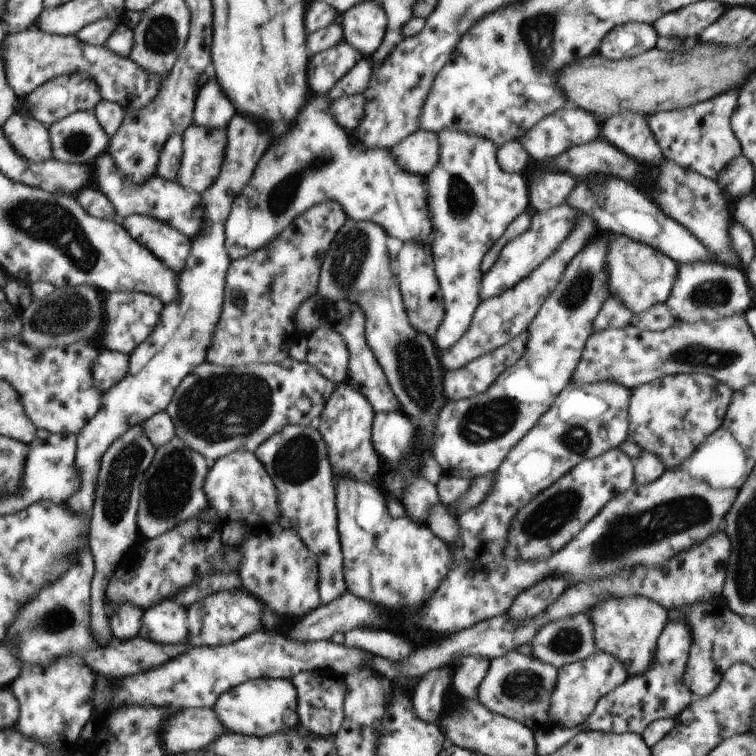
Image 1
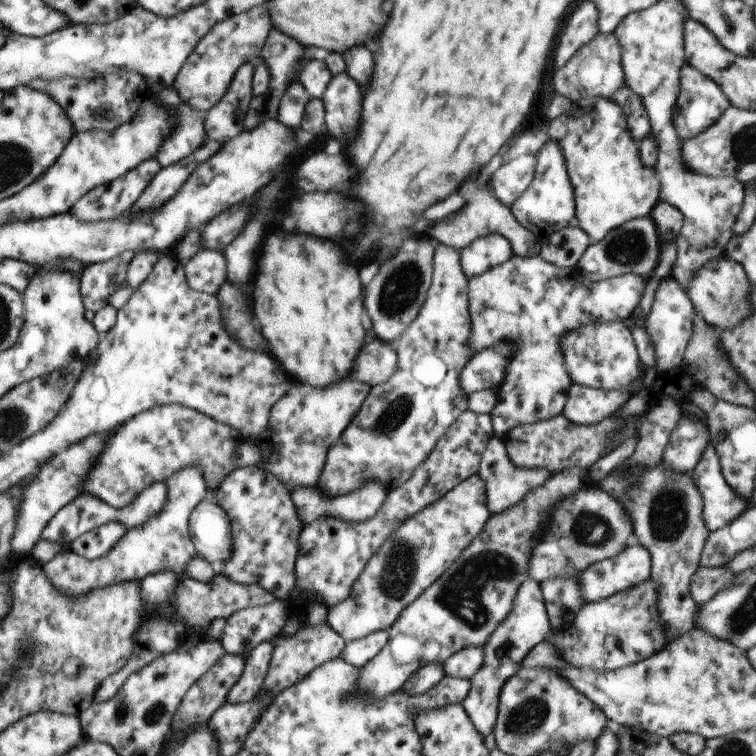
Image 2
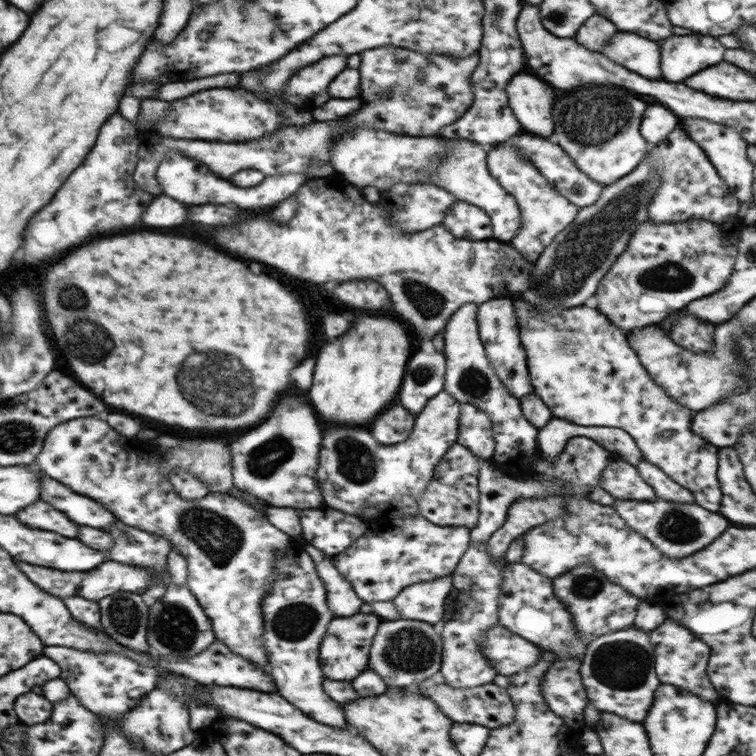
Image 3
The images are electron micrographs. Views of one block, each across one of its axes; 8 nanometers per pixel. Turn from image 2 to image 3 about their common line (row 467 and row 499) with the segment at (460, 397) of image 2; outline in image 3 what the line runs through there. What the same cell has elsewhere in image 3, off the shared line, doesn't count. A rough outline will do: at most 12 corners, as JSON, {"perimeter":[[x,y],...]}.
{"perimeter":[[439,392],[405,441],[323,428],[325,505],[383,522],[418,498],[458,438],[459,403]]}

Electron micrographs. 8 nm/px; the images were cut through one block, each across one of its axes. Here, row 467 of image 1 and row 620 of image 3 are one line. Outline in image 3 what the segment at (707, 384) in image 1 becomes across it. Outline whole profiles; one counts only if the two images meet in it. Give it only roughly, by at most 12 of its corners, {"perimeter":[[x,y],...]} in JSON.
{"perimeter":[[676,620],[649,633],[656,674],[718,706],[712,648]]}

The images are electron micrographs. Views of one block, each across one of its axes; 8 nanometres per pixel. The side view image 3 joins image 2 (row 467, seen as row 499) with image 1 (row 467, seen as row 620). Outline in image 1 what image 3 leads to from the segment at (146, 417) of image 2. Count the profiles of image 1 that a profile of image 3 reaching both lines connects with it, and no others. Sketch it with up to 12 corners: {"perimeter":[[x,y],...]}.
{"perimeter":[[254,453],[220,458],[206,476],[224,524],[279,517],[277,489]]}

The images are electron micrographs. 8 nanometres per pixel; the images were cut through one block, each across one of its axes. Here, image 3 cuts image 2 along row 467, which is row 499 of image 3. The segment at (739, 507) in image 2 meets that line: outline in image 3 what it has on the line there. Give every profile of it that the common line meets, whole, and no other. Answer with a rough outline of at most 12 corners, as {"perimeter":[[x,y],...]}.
{"perimeter":[[512,299],[554,417],[622,428],[719,512],[718,447],[596,308]]}

